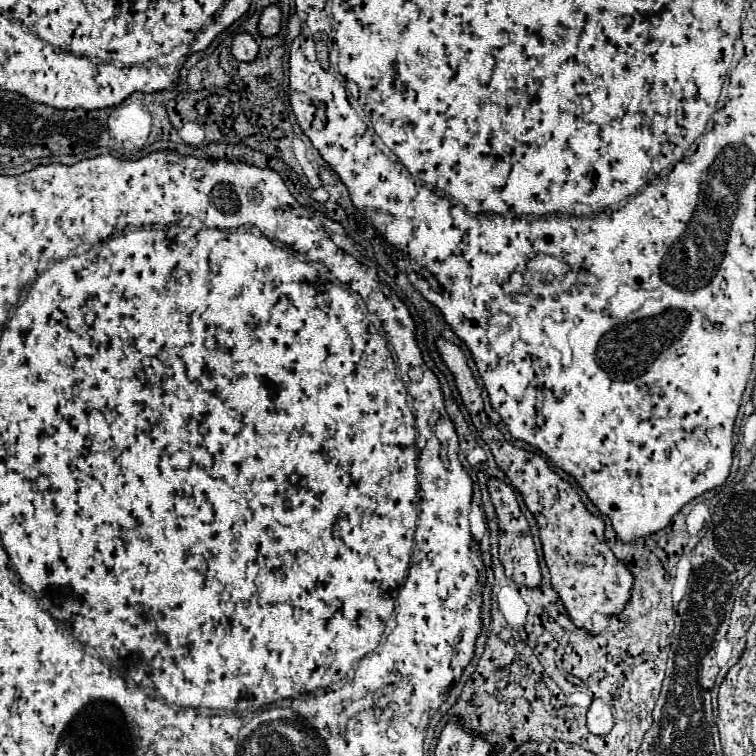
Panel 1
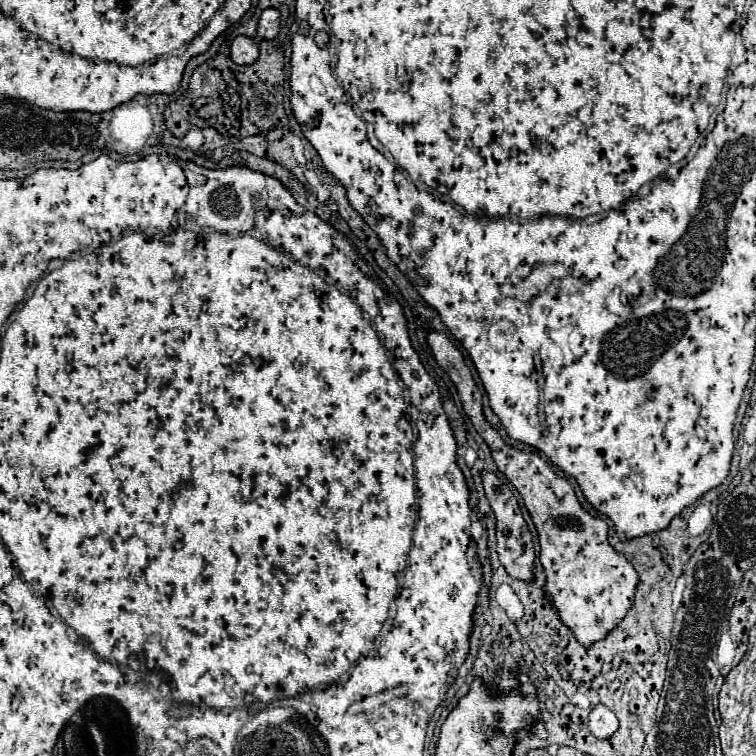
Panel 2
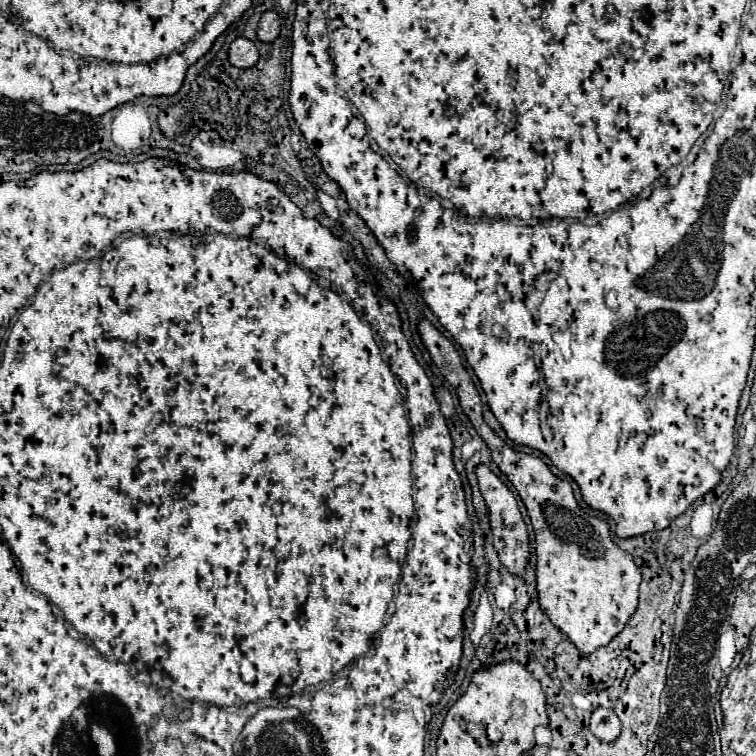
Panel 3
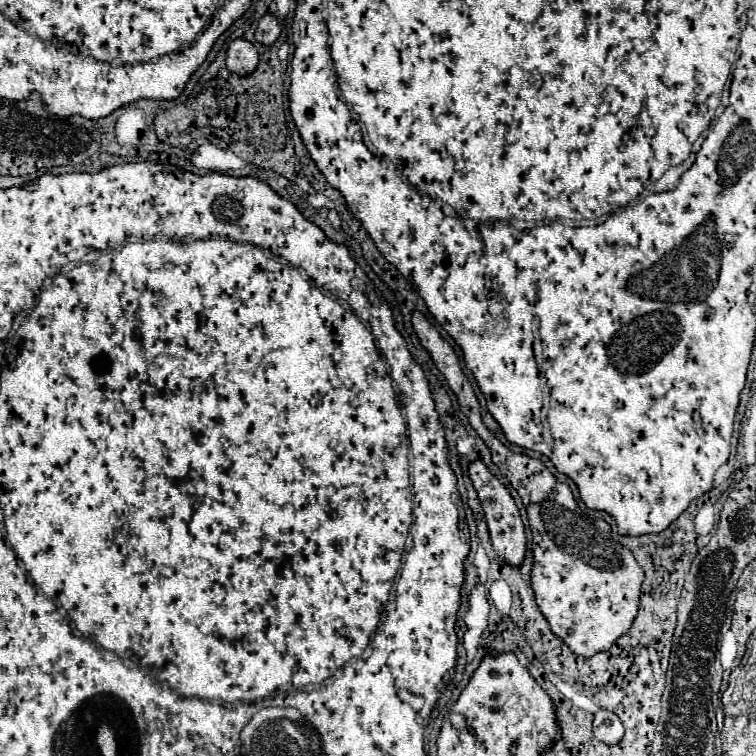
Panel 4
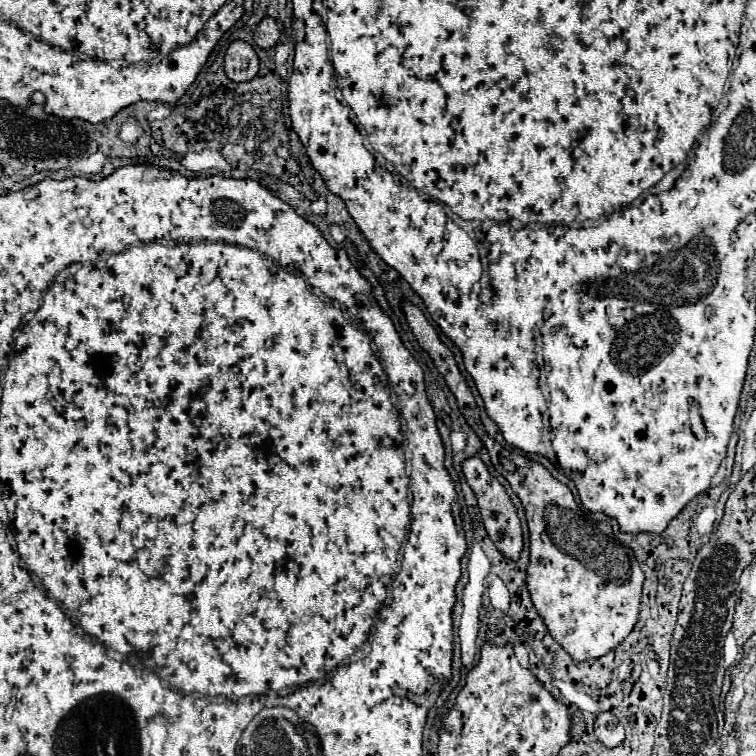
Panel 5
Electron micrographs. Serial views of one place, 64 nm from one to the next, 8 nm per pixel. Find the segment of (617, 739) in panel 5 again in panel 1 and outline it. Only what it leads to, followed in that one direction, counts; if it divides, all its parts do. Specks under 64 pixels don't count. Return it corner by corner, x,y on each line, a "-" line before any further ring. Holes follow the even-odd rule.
594,700
588,710
588,730
592,734
604,736
612,730
612,726
614,726
614,716
610,712
610,706
602,700

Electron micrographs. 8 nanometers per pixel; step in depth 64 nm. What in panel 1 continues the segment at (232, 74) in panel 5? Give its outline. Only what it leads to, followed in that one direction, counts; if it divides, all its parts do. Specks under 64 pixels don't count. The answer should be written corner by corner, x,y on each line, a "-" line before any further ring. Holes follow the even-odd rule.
236,34
232,42
232,56
240,62
252,62
258,54
258,44
250,34

